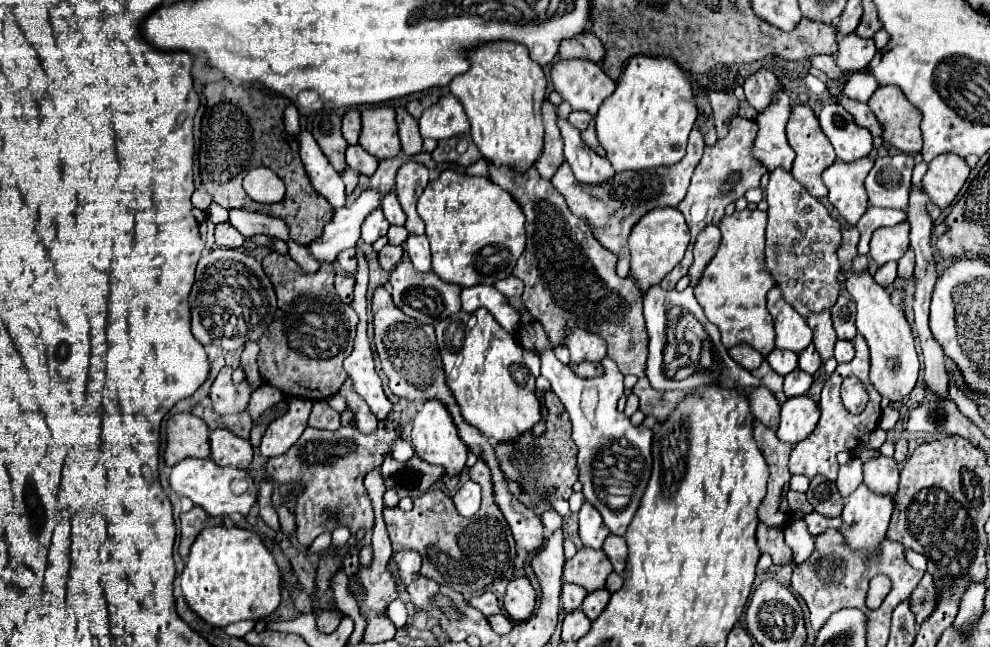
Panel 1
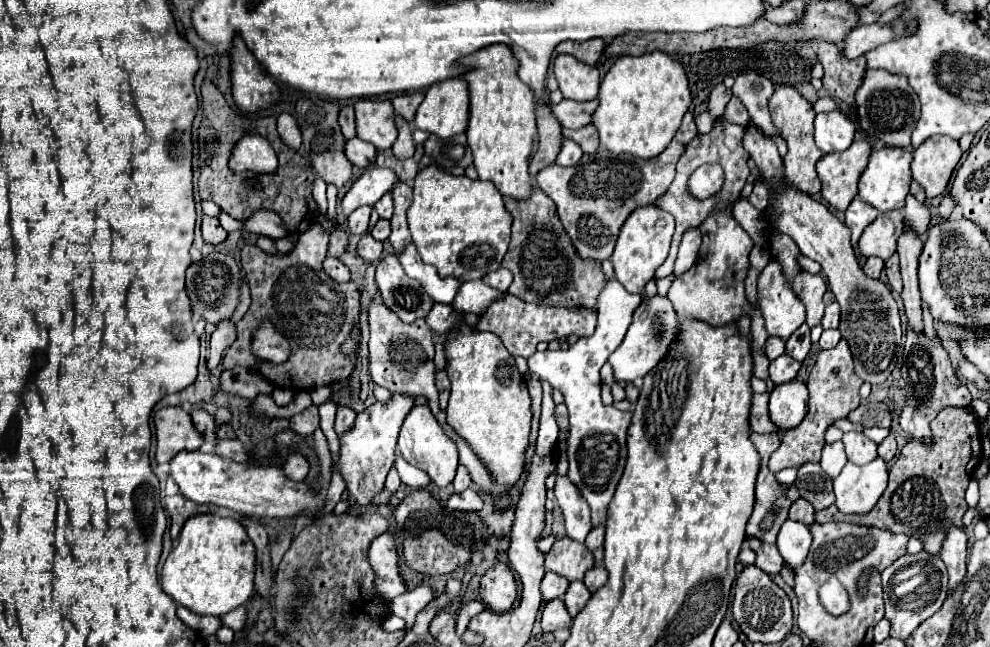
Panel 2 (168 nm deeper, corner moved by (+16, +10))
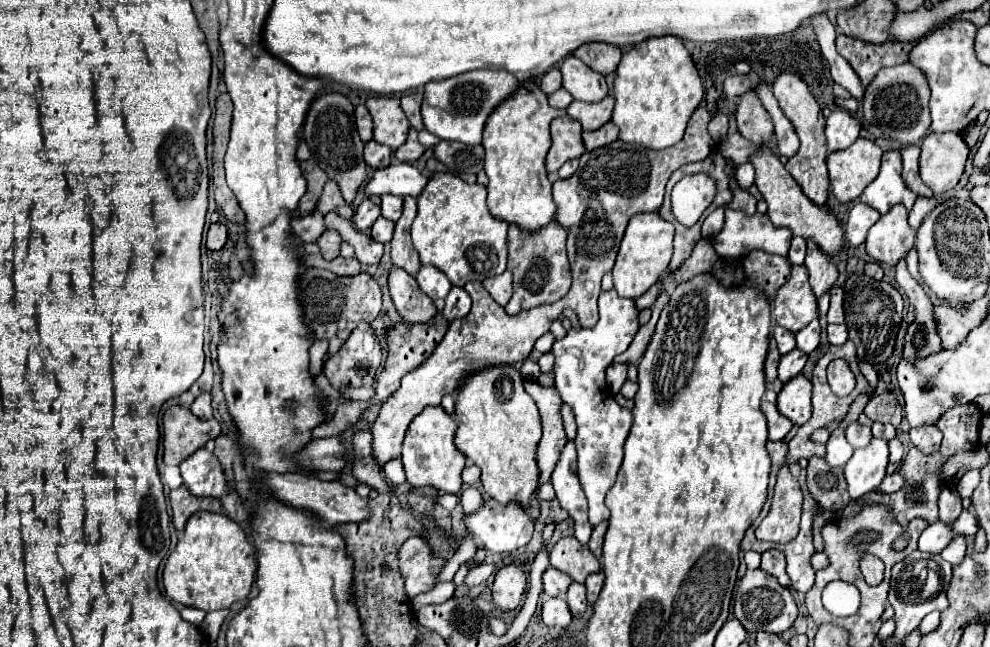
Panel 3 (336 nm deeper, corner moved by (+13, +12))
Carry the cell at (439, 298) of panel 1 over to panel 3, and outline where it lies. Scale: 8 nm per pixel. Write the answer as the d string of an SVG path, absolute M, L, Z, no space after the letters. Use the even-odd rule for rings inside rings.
M393 267L389 271L389 291L395 309L407 323L425 323L435 315L433 301L419 289L413 275Z

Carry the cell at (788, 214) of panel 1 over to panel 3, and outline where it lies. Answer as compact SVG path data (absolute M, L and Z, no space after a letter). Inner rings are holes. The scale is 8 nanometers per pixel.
M753 91L741 95L739 99L737 125L739 125L739 133L745 139L753 141L757 147L765 145L773 137L773 121Z

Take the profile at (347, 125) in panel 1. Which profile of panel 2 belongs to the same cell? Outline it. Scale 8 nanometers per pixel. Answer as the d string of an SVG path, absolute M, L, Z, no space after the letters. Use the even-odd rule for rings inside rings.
M342 107L342 111L340 111L340 117L338 117L338 123L340 123L340 129L342 129L344 137L348 137L348 139L356 137L356 121L354 121L354 107Z

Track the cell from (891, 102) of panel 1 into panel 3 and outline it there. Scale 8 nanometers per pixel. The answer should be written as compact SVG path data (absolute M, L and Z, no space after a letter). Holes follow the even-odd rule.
M909 63L883 67L875 79L865 87L863 95L863 119L865 125L875 125L887 139L893 139L901 145L919 143L929 129L929 85L923 77L923 71L915 69Z

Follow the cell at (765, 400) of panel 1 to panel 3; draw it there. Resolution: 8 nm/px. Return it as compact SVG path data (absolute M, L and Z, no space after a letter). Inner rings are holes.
M761 401L761 411L763 411L763 415L767 417L769 439L771 439L771 441L785 439L785 435L787 435L787 433L791 431L791 427L793 427L793 423L791 423L787 417L779 415L777 407L775 407L773 403L769 403L769 401Z

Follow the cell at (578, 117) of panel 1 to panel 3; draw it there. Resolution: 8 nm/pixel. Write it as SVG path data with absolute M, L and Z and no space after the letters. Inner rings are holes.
M605 97L599 103L585 103L585 101L571 101L571 105L565 109L573 119L577 119L583 127L583 131L595 131L599 129L603 123L607 123L611 119L613 113L613 105L615 99L613 97Z

